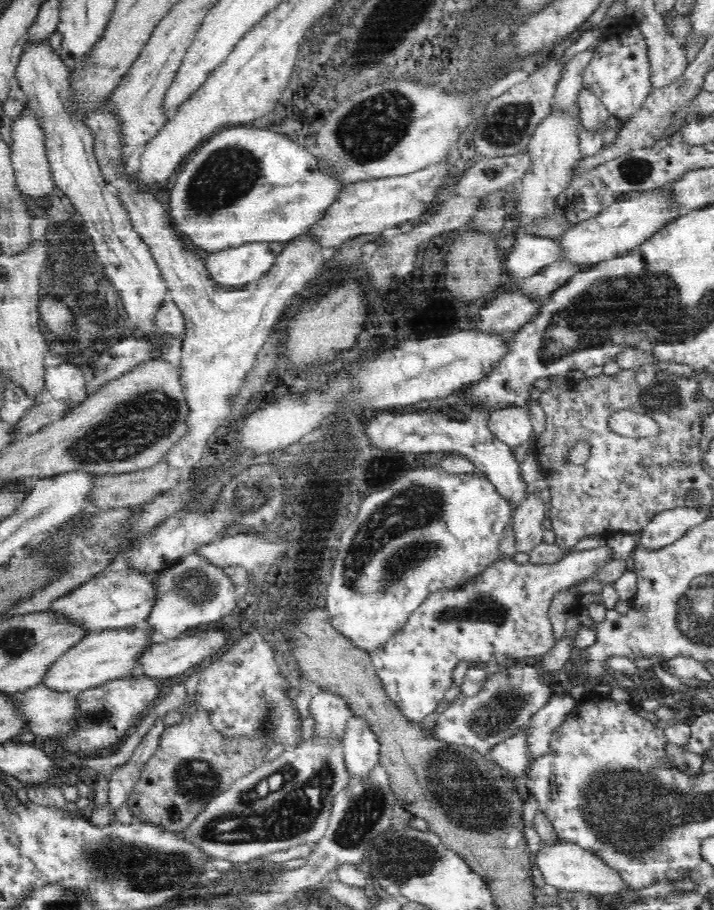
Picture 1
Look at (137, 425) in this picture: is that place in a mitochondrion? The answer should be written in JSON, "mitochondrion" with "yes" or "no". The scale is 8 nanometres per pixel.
{"mitochondrion":"yes"}

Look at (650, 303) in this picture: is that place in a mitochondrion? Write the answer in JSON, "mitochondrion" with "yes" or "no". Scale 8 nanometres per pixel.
{"mitochondrion":"yes"}

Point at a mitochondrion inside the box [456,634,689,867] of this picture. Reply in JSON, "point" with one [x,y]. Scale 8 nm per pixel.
{"point":[504,706]}

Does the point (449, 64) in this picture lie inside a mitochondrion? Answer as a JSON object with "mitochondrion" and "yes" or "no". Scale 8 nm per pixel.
{"mitochondrion":"no"}

